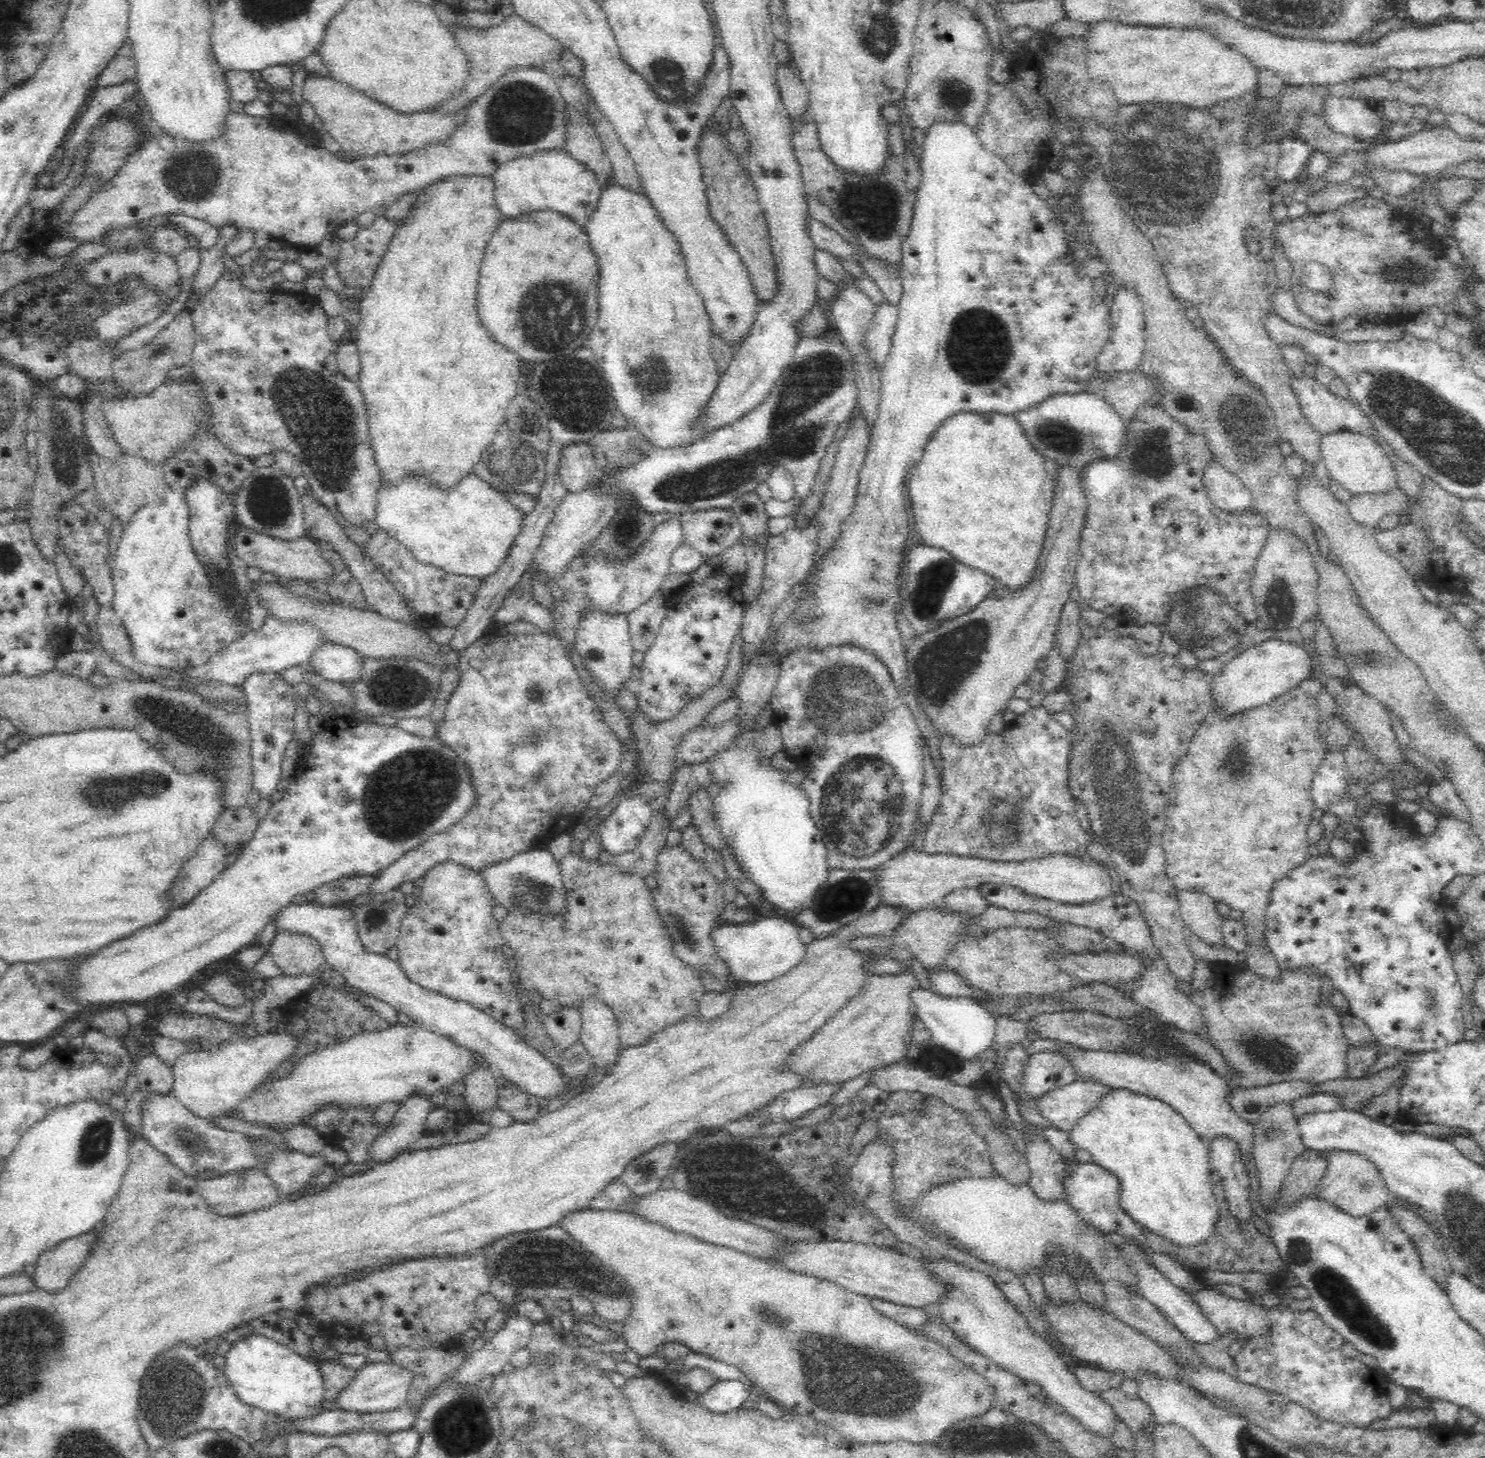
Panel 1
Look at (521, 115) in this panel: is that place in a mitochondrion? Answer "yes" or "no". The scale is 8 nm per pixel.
yes

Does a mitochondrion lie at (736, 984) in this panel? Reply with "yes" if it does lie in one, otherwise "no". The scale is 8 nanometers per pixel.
no

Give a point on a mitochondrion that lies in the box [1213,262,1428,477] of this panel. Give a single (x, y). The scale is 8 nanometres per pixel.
(1239, 416)

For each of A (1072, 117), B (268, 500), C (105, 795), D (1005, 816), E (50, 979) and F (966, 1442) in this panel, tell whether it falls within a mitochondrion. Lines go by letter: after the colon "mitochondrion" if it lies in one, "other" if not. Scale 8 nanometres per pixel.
A: other
B: mitochondrion
C: mitochondrion
D: mitochondrion
E: mitochondrion
F: mitochondrion

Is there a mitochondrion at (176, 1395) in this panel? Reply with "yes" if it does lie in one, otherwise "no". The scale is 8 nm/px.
yes

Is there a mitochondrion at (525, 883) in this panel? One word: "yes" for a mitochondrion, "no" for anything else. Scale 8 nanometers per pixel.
yes

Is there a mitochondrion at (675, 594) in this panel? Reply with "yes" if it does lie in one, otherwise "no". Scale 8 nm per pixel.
no

